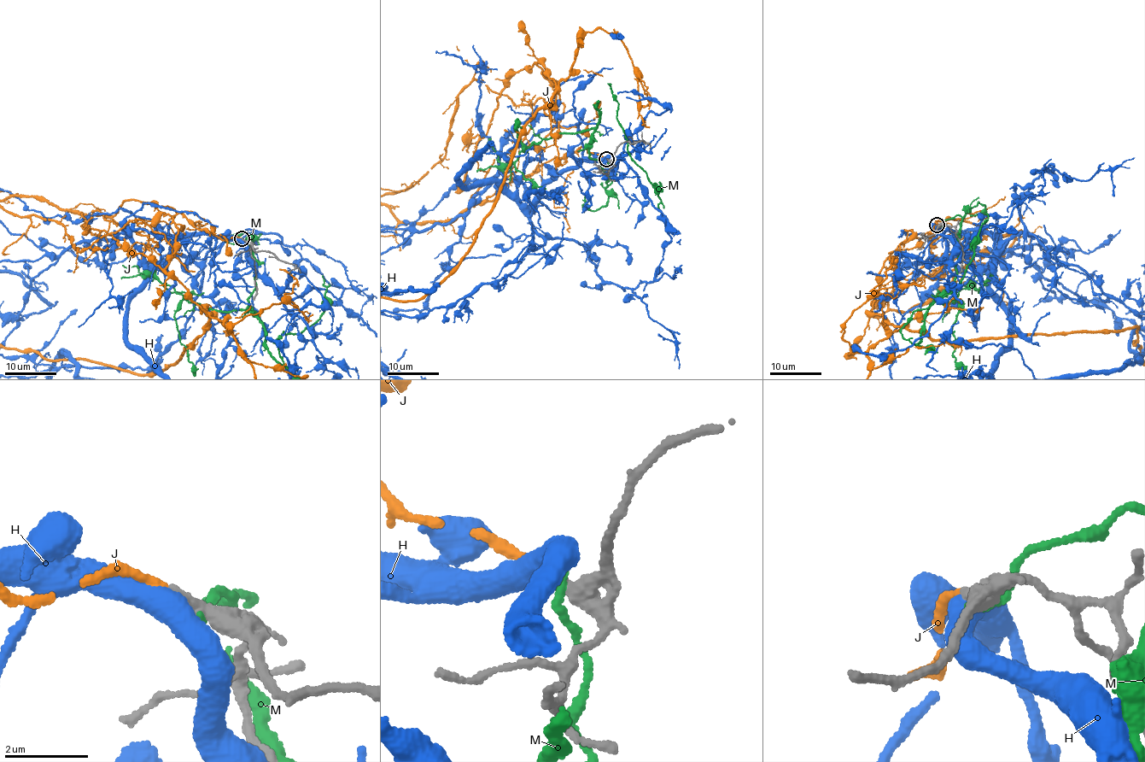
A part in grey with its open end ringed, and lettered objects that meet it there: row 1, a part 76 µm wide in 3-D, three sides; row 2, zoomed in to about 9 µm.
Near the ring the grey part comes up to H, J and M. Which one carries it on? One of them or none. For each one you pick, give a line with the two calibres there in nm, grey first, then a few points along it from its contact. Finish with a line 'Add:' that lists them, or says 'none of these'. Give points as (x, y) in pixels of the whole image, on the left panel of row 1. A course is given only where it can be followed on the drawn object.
J: 220 nm thick on the grey side, 180 nm on the other
Add: J

